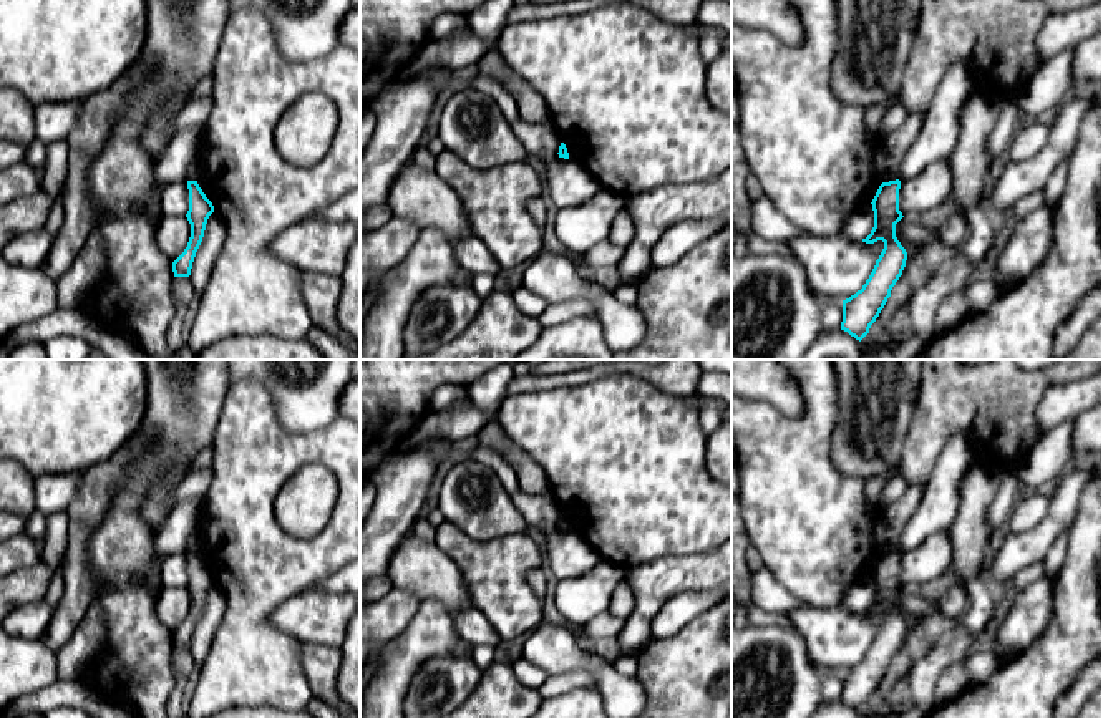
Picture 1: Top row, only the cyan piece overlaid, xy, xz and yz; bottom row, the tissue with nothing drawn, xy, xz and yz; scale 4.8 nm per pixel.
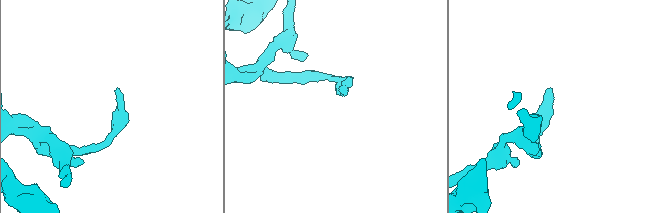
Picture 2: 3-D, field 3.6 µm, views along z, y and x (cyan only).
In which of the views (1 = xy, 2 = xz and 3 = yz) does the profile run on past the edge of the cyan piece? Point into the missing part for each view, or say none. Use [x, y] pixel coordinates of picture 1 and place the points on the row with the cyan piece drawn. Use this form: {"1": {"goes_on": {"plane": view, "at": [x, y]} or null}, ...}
{"1": {"goes_on": null}, "2": {"goes_on": null}, "3": {"goes_on": null}}

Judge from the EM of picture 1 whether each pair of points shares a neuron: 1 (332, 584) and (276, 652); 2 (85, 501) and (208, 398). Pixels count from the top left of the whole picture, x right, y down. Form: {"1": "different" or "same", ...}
{"1": "different", "2": "different"}

